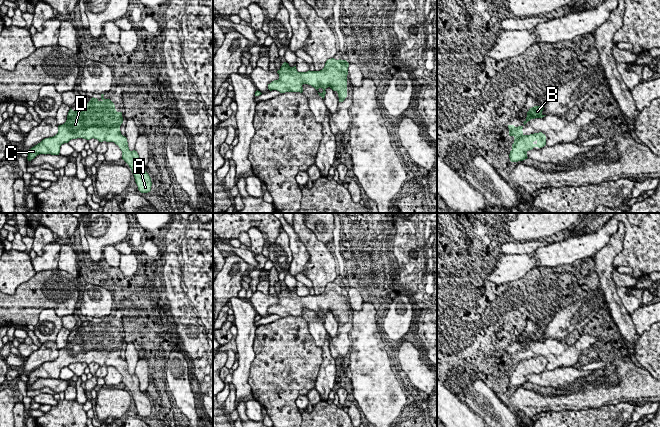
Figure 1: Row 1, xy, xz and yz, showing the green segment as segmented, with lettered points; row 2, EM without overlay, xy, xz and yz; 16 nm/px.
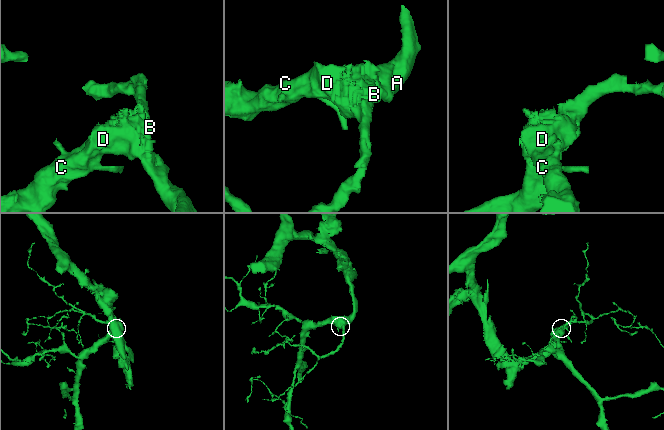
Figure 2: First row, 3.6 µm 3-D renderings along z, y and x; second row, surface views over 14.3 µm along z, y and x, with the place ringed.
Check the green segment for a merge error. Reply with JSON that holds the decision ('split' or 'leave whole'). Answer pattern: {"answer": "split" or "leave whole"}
{"answer": "leave whole"}

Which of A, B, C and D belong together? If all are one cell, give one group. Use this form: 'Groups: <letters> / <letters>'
Groups: A B C D

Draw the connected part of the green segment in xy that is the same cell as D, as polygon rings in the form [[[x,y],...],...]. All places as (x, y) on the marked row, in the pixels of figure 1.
[[[101,94],[101,101],[91,98],[87,105],[82,105],[80,111],[71,108],[64,124],[58,126],[58,133],[43,139],[28,150],[28,161],[39,154],[59,155],[60,147],[72,139],[97,139],[99,142],[114,142],[122,151],[122,159],[129,165],[141,193],[151,191],[151,178],[140,166],[137,151],[130,151],[127,138],[121,134],[123,123],[122,112],[117,112],[114,103],[105,99]]]

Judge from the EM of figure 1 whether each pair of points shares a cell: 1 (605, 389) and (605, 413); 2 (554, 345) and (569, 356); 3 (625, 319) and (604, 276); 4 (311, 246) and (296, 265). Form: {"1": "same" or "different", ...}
{"1": "different", "2": "same", "3": "same", "4": "different"}

